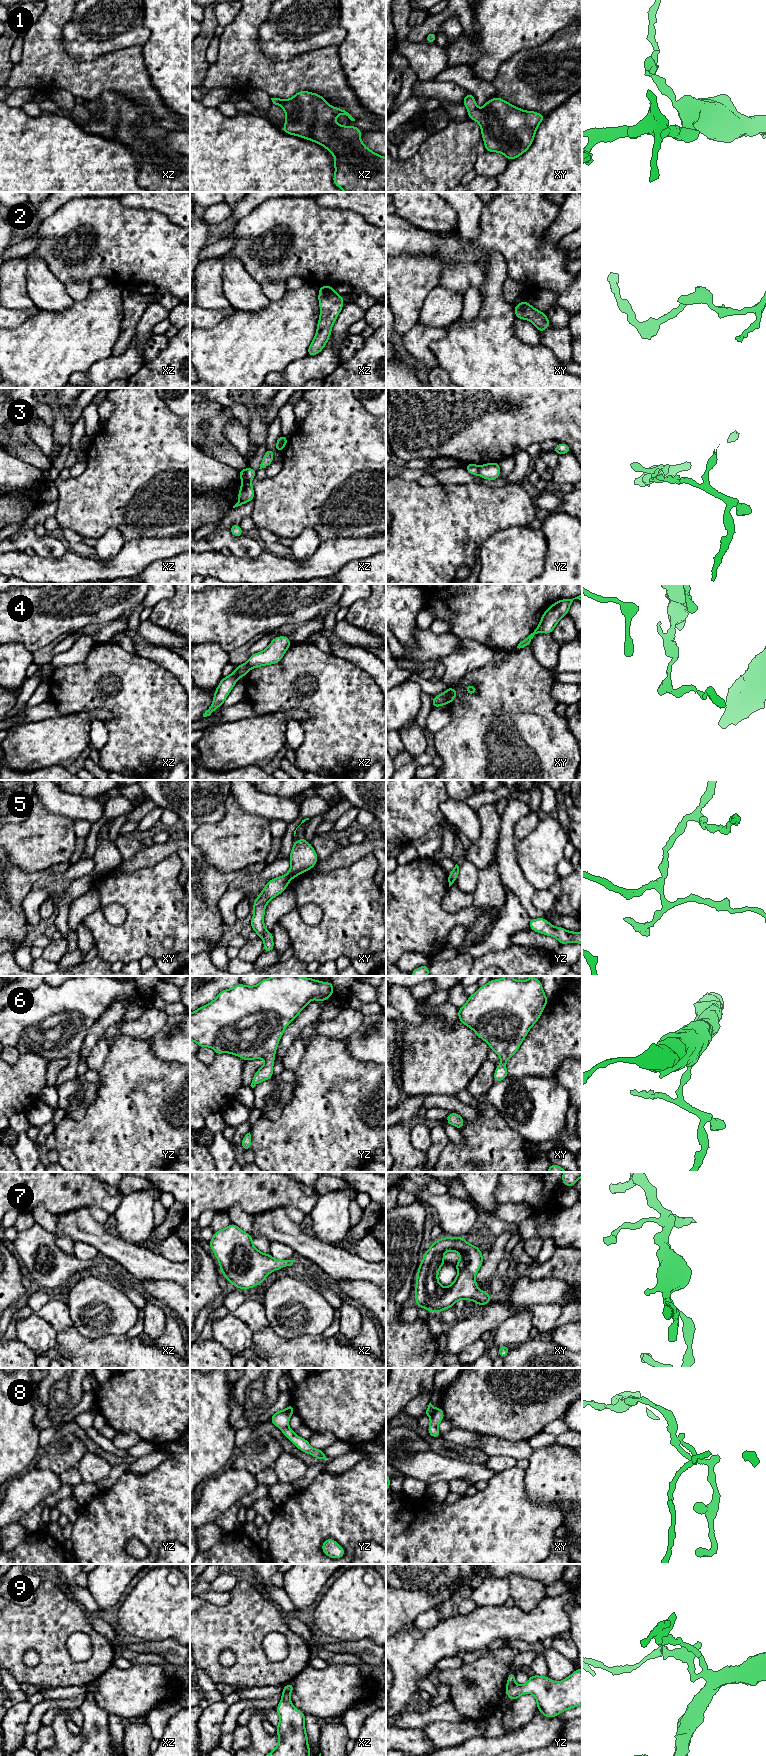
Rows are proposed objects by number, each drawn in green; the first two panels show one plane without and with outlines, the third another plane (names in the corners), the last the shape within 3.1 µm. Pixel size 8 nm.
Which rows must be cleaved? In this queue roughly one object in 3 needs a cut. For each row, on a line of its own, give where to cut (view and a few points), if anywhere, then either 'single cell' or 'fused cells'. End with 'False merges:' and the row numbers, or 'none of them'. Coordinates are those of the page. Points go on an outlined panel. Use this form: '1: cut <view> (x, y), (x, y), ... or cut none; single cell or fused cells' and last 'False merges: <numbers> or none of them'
1: cut none; single cell
2: cut none; single cell
3: cut yz (479, 466), (477, 474); fused cells
4: cut xy (442, 694), (447, 703); fused cells
5: cut xy (285, 875), (289, 880); fused cells
6: cut none; single cell
7: cut none; single cell
8: cut xy (436, 1409), (430, 1416); fused cells
9: cut yz (514, 1683), (506, 1686); fused cells
False merges: 3, 4, 5, 8, 9

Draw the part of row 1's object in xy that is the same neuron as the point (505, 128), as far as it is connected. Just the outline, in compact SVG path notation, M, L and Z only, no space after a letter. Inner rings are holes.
M467 92L462 104L468 109L468 117L479 123L485 151L502 153L509 161L526 152L535 138L535 133L545 115L535 111L522 110L505 100L495 97L488 100L484 107L476 107L474 96Z

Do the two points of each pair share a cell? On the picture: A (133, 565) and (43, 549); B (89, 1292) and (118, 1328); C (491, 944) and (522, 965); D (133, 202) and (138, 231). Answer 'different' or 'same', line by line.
A: different
B: same
C: different
D: different

